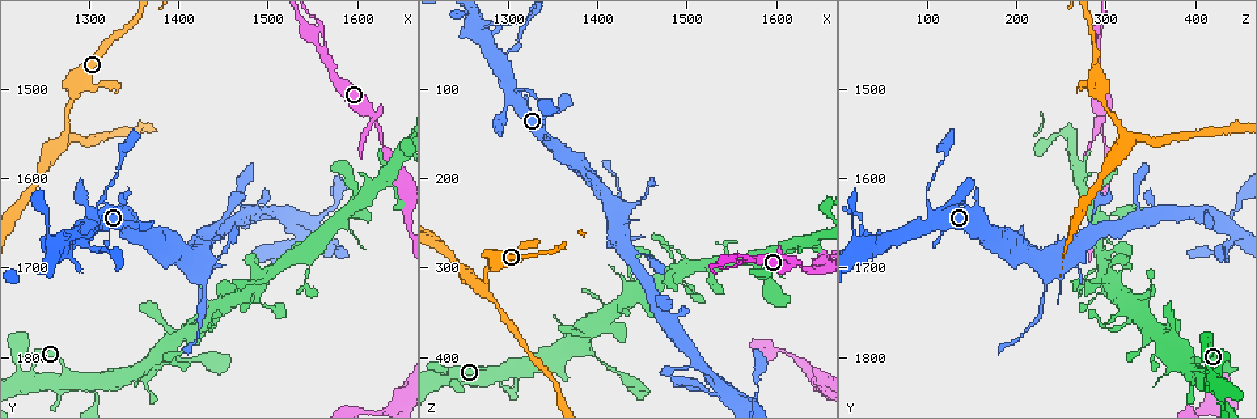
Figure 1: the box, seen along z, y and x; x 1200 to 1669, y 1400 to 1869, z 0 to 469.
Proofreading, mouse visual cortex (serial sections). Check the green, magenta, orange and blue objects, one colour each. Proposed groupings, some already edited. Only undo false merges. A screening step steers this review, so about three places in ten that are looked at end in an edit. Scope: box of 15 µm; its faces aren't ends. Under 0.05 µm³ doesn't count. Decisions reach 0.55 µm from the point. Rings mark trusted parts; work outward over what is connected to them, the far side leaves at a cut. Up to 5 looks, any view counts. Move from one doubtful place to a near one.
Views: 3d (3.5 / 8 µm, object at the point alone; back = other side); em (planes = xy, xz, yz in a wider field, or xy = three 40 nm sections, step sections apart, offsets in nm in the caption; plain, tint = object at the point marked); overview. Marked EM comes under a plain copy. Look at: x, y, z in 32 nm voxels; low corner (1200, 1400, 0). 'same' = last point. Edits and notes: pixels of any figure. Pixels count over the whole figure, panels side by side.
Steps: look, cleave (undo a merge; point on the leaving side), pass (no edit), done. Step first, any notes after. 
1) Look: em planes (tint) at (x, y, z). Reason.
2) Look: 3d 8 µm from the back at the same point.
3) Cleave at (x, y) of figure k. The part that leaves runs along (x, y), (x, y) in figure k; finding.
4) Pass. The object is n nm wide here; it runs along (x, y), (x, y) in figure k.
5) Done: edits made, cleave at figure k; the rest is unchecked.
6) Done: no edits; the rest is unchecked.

Look: 3d 3.5 µm at (1445, 1655, 285). Thin arm on a thick one.

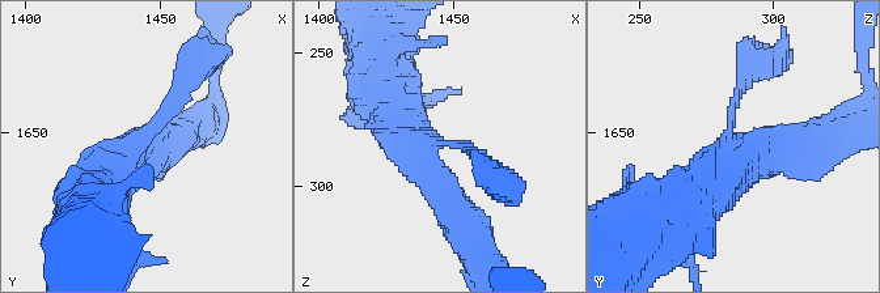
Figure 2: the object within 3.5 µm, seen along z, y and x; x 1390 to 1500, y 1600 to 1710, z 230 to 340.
Look: em xy step 2 (tint) at (1443, 1655, 285). Need the tissue.

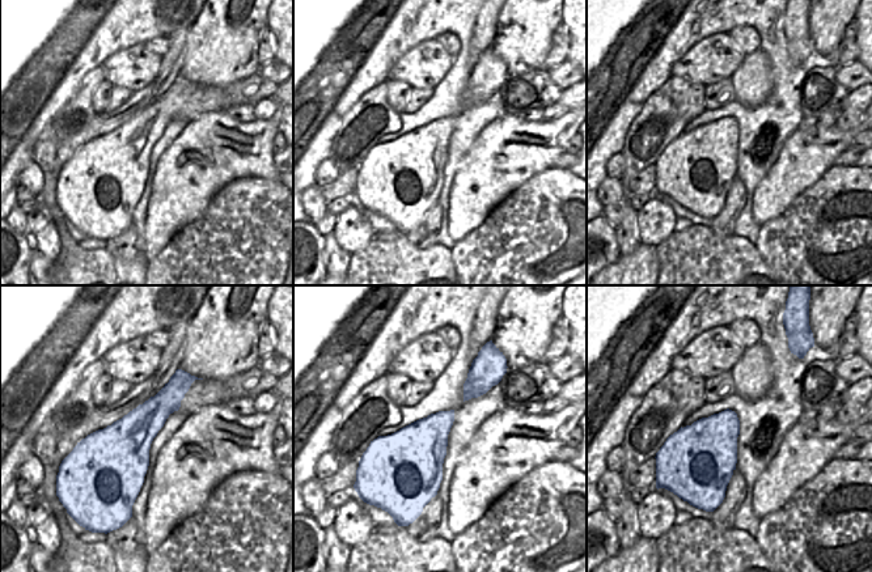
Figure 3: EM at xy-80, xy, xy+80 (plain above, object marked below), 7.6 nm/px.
Look: em planes (tint) at the same point. Cut it another way.

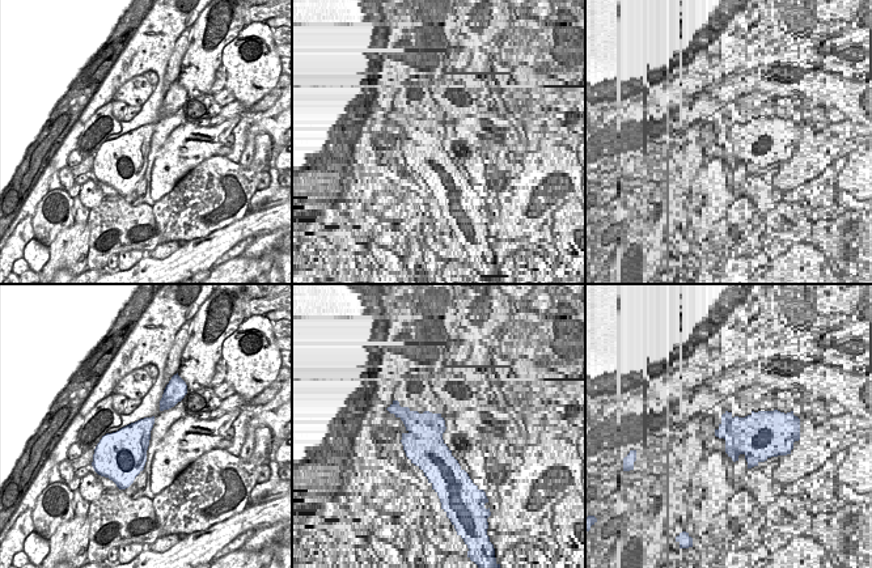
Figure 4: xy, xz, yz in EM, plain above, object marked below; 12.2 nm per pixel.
Pass. The arms are 150, 450, 700 nm wide; all the same cell.

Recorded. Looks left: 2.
Look: 3d 3.5 µm at (1570, 1470, 290). Arms part here.

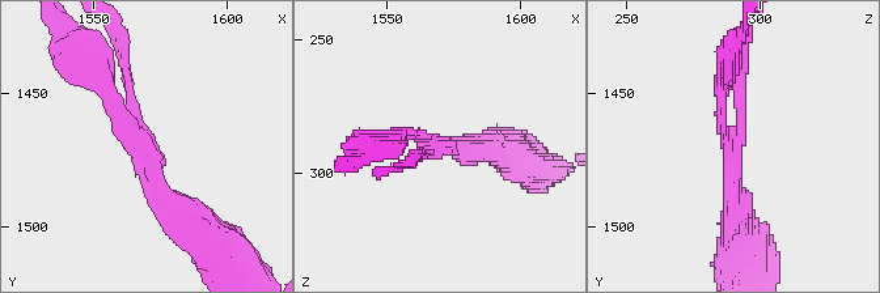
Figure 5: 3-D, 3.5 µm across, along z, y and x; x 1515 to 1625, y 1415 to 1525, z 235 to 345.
Look: em xy step 1 (tint) at (1568, 1471, 289). 3 arms meet here; the arms are 150, 150, 350 nm wide.

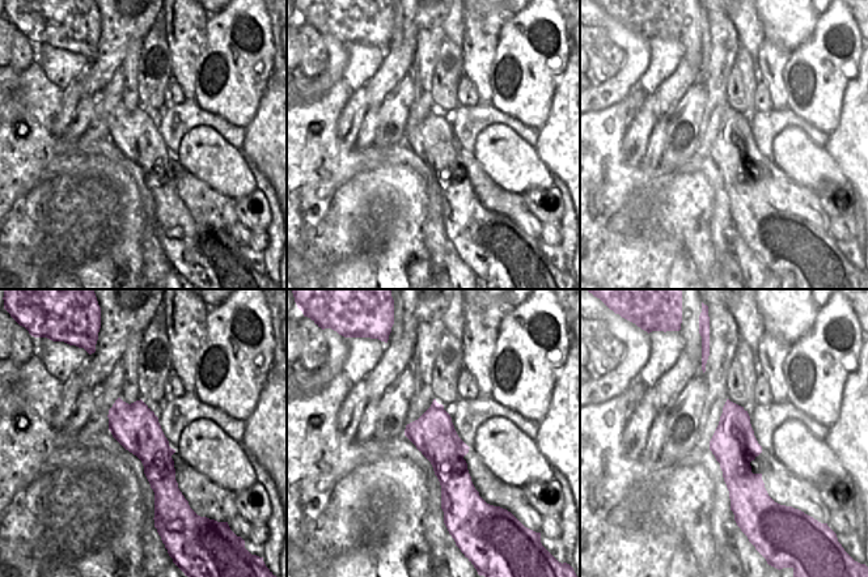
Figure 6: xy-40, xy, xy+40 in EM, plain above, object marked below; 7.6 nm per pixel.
Pass. All the same cell.

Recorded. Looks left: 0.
Done: no edits; the rest is unchecked.

